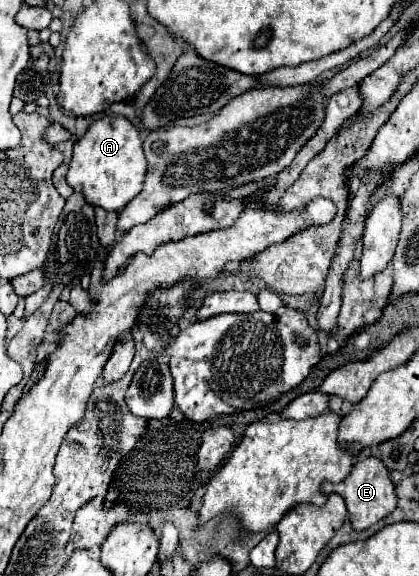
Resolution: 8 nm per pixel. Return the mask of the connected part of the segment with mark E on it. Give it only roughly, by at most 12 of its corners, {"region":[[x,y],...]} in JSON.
{"region":[[378,457],[358,461],[324,493],[344,497],[356,531],[396,509],[390,471]]}

